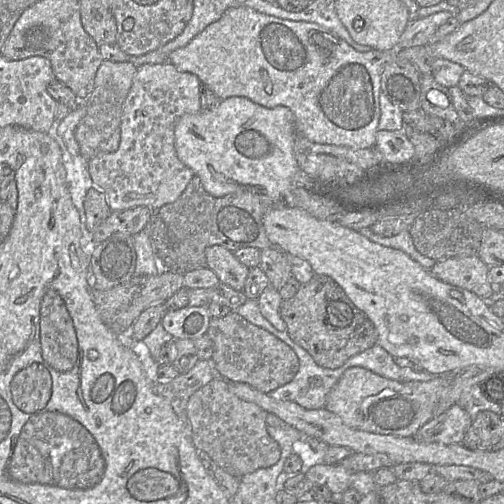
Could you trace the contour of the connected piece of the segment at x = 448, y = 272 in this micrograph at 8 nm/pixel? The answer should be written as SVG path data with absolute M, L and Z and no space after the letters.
M478 255L452 257L438 261L429 272L437 279L475 293L490 301L493 285L488 278L489 267Z

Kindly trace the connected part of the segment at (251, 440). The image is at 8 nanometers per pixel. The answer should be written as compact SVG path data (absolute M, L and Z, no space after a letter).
M216 376L189 398L187 423L191 441L199 453L233 476L241 477L272 466L280 459L281 451L267 432L267 414L257 404L237 397L229 389L228 381Z

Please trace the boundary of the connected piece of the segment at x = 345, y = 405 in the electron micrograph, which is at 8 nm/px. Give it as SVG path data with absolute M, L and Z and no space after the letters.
M362 367L344 372L329 392L325 408L341 418L351 428L371 433L414 437L416 432L433 418L440 392L452 375L436 375L429 381L400 382L379 376Z

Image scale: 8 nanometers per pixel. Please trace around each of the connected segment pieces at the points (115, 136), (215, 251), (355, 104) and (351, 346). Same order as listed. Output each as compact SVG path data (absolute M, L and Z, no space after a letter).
M102 61L94 79L92 93L85 100L86 114L75 129L80 155L87 161L100 153L115 152L120 143L123 104L132 85L137 68L130 62Z
M213 245L205 249L205 256L207 267L217 275L221 283L243 291L250 268L242 264L233 252L223 246Z
M237 7L227 9L221 18L208 25L201 33L194 37L186 46L170 53L168 62L176 67L178 71L194 74L202 85L210 89L220 100L230 97L245 97L252 102L266 108L277 106L288 107L295 117L296 134L305 137L311 142L319 144L332 144L350 148L373 148L376 142L376 133L380 119L379 95L381 92L381 73L384 65L391 59L407 59L404 56L395 58L395 50L359 52L351 47L345 40L335 32L314 22L292 21L275 16L260 13L248 7Z
M315 275L309 282L301 284L295 296L282 301L280 315L287 325L287 332L291 339L303 347L318 365L325 368L337 369L352 356L377 344L378 332L373 322L349 299L343 289L328 276Z

